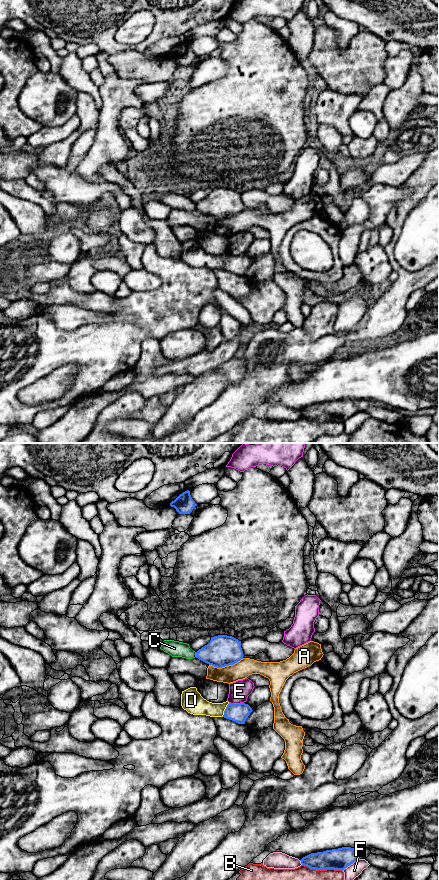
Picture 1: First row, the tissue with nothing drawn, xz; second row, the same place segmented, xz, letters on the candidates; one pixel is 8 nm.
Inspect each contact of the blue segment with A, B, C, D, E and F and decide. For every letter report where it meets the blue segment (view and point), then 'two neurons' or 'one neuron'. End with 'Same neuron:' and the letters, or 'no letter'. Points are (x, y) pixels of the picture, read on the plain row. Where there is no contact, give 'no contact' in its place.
A: xz (226, 217) | two neurons
B: xz (322, 421) | two neurons
C: xz (196, 206) | two neurons
D: xz (225, 262) | two neurons
E: xz (236, 256) | two neurons
F: xz (350, 416) | two neurons
Same neuron: no letter

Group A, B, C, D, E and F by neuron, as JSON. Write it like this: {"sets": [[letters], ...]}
{"sets": [["A", "C"], ["B"], ["D"], ["E"], ["F"]]}

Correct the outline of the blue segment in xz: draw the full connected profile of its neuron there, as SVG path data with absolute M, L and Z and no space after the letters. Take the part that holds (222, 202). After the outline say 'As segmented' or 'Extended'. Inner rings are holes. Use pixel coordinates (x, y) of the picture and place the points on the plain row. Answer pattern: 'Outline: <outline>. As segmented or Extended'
Outline: M227 187L211 189L210 194L196 204L196 210L217 220L233 217L243 208L241 193Z. As segmented

